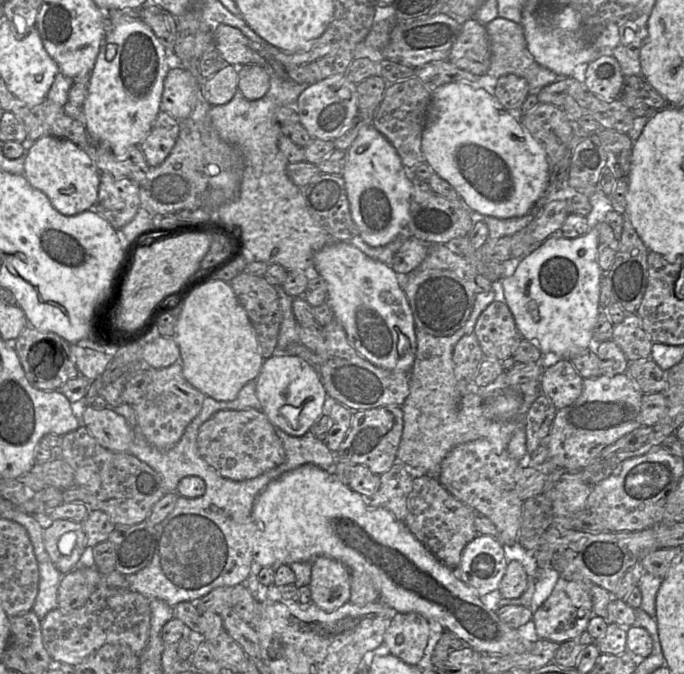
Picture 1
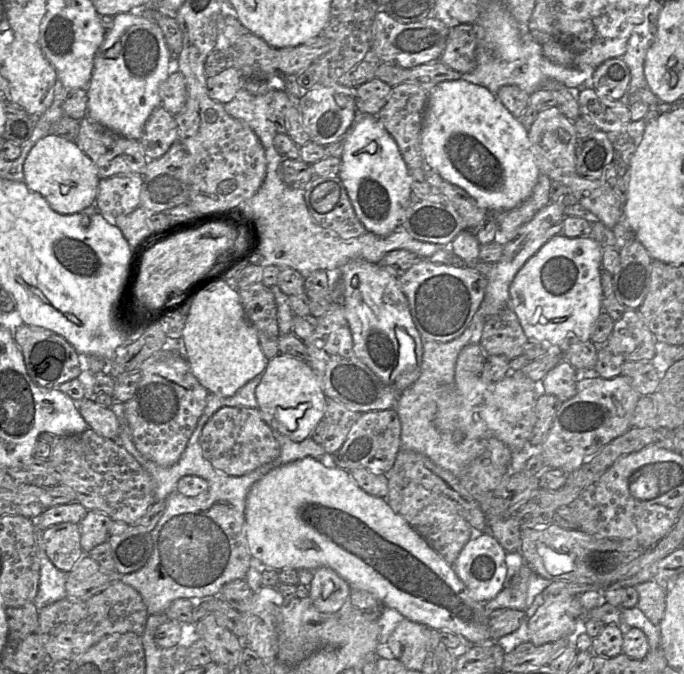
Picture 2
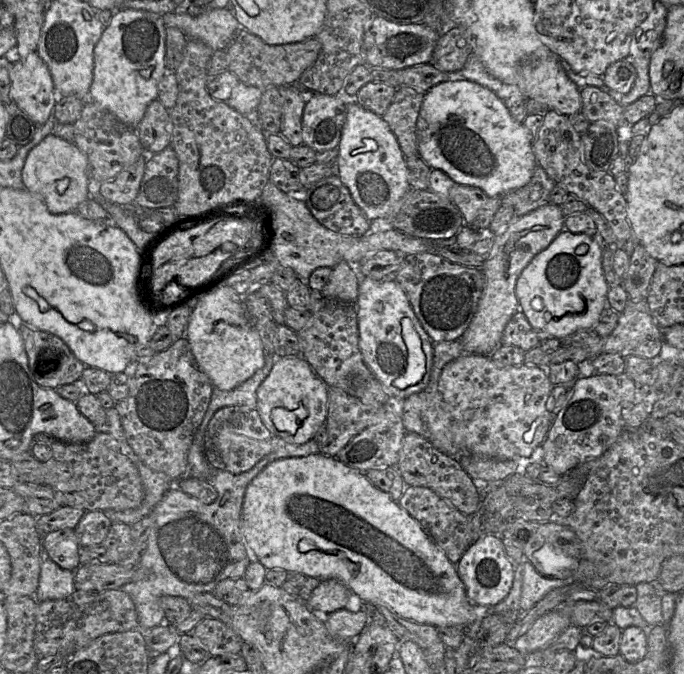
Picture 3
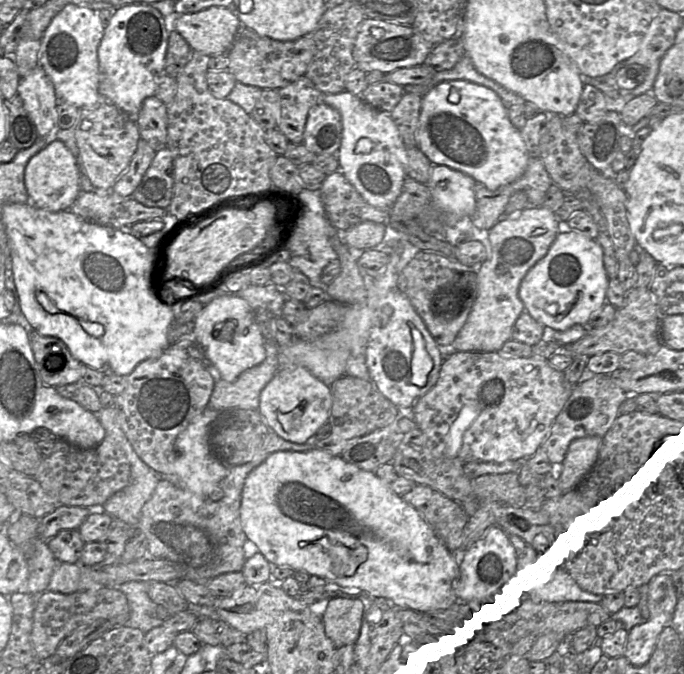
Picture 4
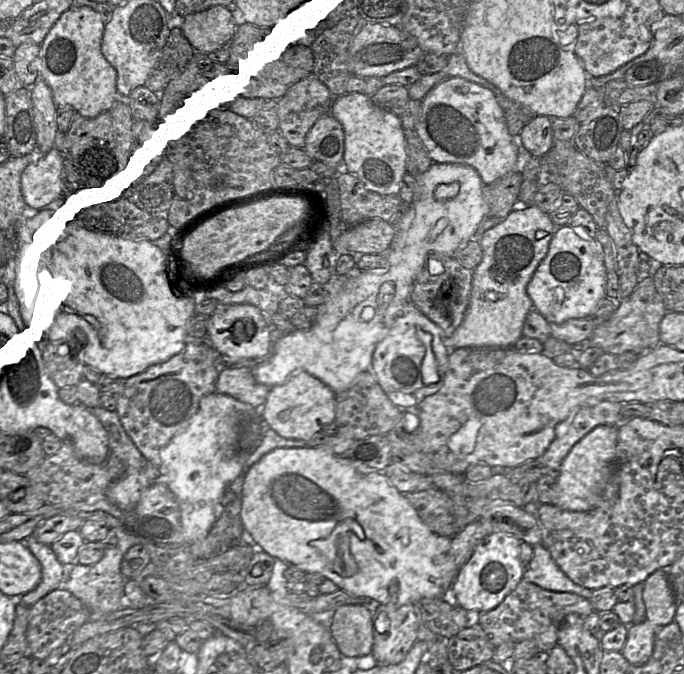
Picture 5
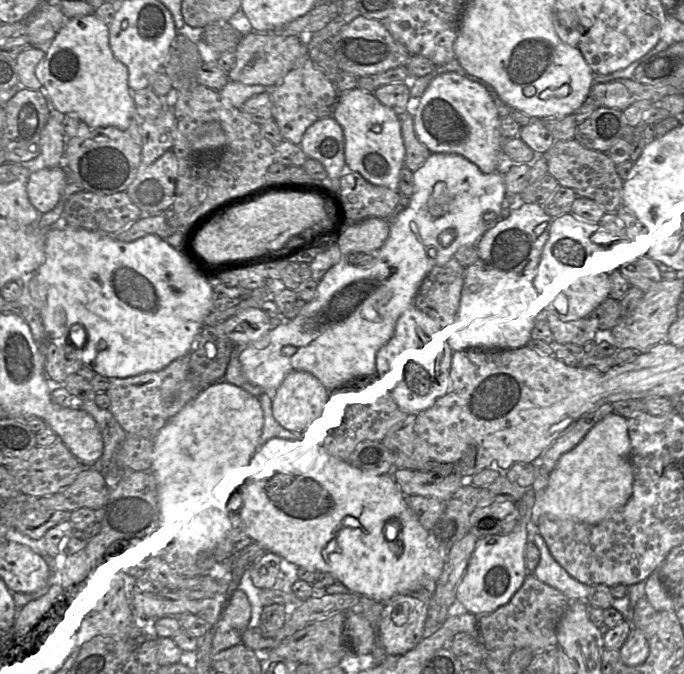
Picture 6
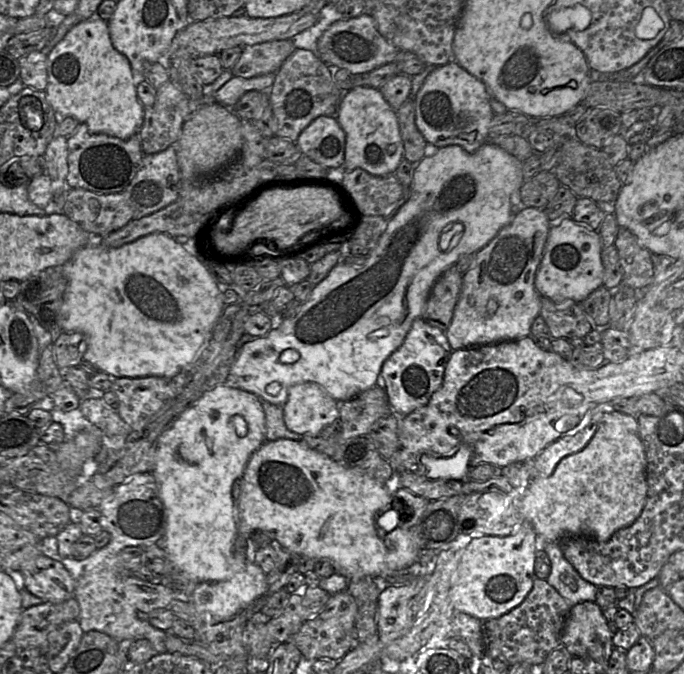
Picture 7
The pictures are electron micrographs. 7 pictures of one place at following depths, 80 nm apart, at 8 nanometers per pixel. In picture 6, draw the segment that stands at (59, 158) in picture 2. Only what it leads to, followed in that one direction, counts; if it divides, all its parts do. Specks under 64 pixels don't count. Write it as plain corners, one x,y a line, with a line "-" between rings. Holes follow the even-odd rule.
62,164
31,172
27,183
30,203
41,214
49,212
60,201
65,185
66,171

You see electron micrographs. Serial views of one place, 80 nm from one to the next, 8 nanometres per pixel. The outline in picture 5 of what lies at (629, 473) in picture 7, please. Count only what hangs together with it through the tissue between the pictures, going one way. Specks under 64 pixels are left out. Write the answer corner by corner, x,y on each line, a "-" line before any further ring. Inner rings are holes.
602,425
595,427
572,447
555,475
553,505
568,511
585,512
602,503
603,492
614,472
617,439
617,426

